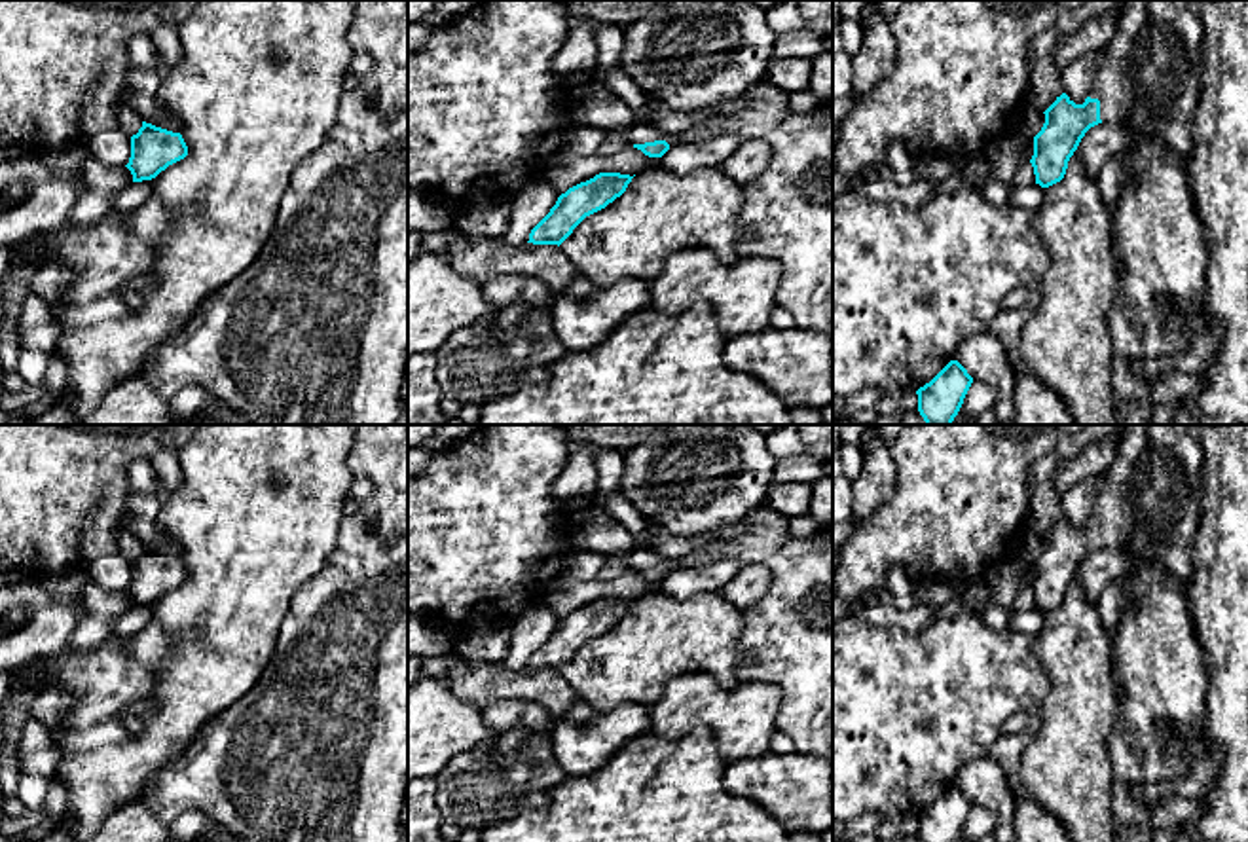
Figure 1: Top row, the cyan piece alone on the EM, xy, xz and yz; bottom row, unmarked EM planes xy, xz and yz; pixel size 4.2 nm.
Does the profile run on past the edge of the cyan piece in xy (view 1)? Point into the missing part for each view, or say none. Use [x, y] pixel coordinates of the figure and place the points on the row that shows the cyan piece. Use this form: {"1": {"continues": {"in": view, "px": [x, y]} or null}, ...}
{"1": {"continues": null}}

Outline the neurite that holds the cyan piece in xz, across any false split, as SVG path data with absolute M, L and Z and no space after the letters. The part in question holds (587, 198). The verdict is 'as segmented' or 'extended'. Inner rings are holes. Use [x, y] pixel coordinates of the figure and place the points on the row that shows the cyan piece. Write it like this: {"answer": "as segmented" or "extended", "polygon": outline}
{"answer": "as segmented", "polygon": "M599 173L569 188L531 229L527 243L560 247L586 216L605 209L620 197L632 178L633 176L620 173Z"}

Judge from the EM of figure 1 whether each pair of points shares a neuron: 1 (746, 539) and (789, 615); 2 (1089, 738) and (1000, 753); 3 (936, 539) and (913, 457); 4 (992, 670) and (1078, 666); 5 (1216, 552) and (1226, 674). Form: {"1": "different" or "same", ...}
{"1": "same", "2": "different", "3": "same", "4": "different", "5": "same"}

